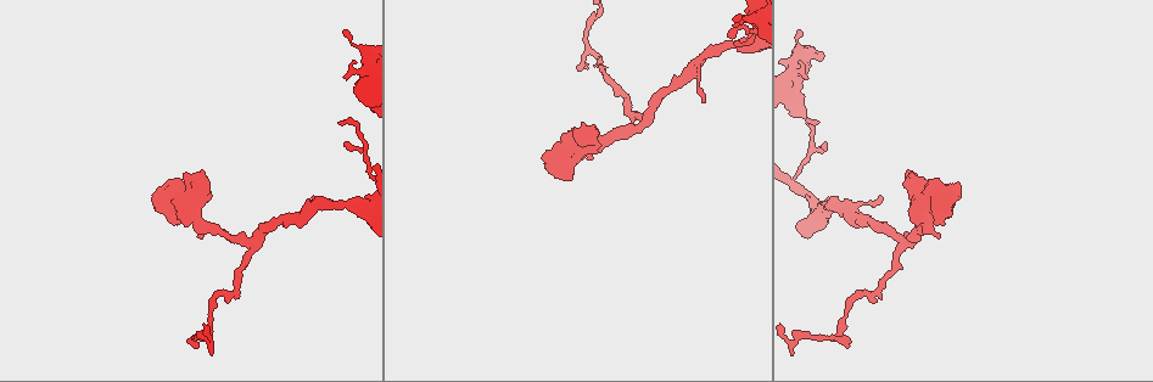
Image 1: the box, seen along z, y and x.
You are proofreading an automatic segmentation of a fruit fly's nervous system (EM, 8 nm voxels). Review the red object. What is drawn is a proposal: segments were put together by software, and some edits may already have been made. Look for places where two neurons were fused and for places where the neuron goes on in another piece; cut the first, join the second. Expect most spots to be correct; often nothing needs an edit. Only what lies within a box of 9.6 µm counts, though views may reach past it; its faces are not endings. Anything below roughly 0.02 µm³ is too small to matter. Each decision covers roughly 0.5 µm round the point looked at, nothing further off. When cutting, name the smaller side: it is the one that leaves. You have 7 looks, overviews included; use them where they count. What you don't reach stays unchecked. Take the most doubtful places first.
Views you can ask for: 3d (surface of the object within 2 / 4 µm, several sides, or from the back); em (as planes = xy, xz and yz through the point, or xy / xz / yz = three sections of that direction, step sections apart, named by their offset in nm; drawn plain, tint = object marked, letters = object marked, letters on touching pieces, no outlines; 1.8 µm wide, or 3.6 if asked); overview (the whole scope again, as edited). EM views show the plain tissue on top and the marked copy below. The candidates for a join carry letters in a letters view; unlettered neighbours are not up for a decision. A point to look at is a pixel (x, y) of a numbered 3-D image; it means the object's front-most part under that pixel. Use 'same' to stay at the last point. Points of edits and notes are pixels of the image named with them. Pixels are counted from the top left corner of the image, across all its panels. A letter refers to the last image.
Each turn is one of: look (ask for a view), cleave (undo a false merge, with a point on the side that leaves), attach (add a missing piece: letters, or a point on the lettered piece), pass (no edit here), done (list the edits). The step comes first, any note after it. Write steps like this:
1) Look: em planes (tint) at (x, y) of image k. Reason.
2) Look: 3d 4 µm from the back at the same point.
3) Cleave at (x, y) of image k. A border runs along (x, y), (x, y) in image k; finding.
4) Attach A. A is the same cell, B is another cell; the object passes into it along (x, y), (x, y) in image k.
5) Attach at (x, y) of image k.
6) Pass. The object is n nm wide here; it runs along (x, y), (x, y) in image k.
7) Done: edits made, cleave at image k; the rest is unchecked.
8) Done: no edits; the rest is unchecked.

Look: 3d 2 µm at (807, 76) of image 1.

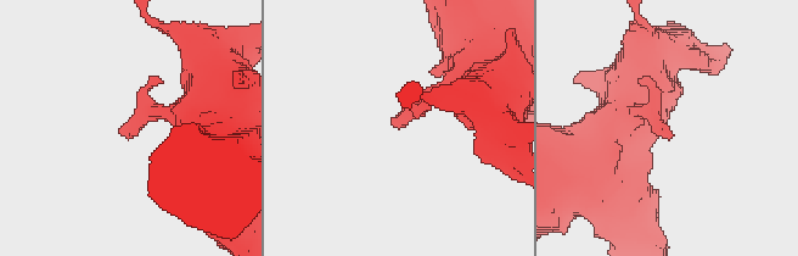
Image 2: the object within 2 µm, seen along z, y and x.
Look: em planes (letters) at (671, 131) of image 2. Now the EM.

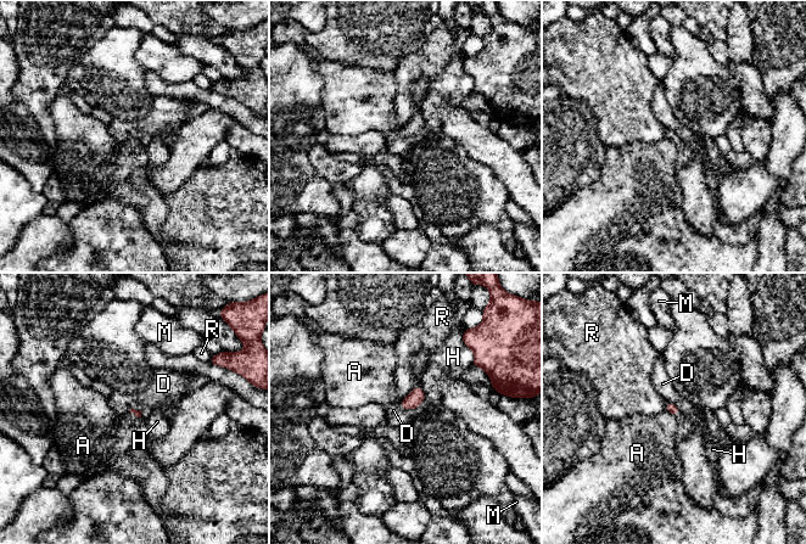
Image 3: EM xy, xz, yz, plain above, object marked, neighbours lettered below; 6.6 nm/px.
Pass. A, D, H, M and R are other cells; a border runs along (667, 401), (676, 407) in image 3; none of them fits.

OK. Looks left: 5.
Look: 3d 2 µm at (826, 210) of image 1. Three-way junction.

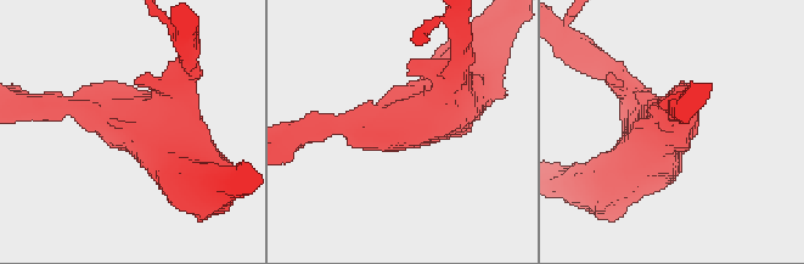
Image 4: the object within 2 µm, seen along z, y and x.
Look: em 3.6 µm planes (tint) at (368, 131) of image 4. 3 arms meet here; the arms are 220, 240, 440 nm wide; now the EM.

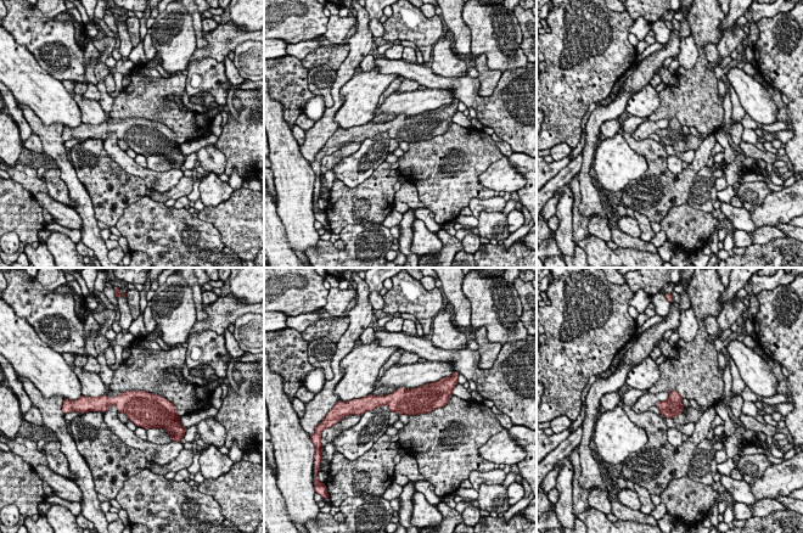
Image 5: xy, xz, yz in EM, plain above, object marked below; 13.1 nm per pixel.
Look: em 3.6 µm planes (letters) at the same point. What lies round it.

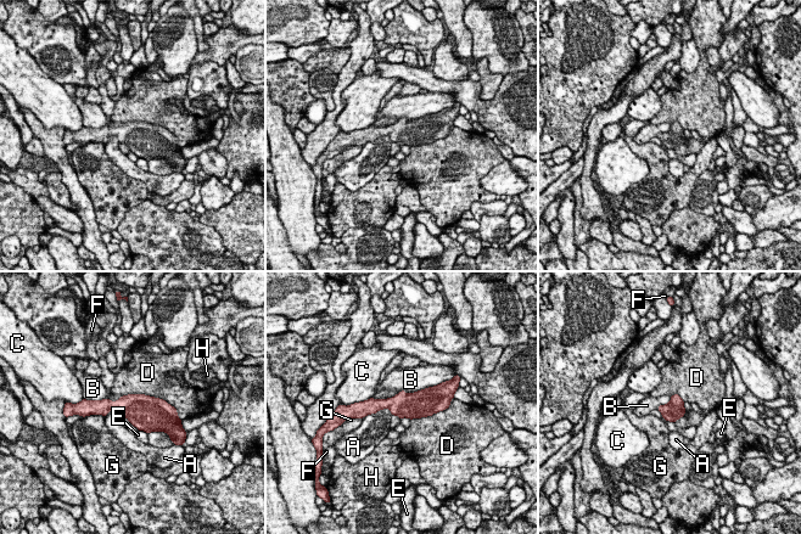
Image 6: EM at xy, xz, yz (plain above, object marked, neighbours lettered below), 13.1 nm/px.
Pass. The longest contact is with D, 650 nm; A, B, C, D, E, F, G and H are other cells; it runs along (367, 406), (397, 404), (437, 408) in image 6; one neuron here.

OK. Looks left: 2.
Look: 3d 4 µm at (198, 346) of image 1. An open end.

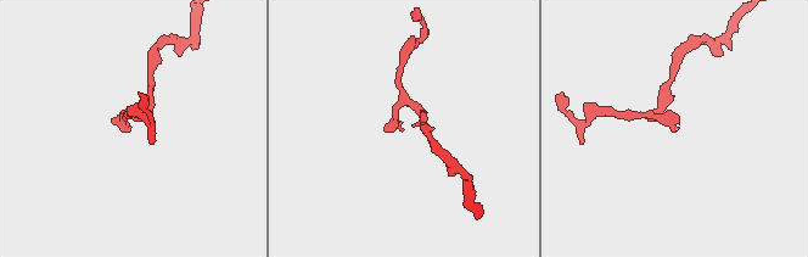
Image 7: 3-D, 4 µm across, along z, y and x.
Look: em planes (letters) at (402, 128) of image 7. Shape alone is not enough.

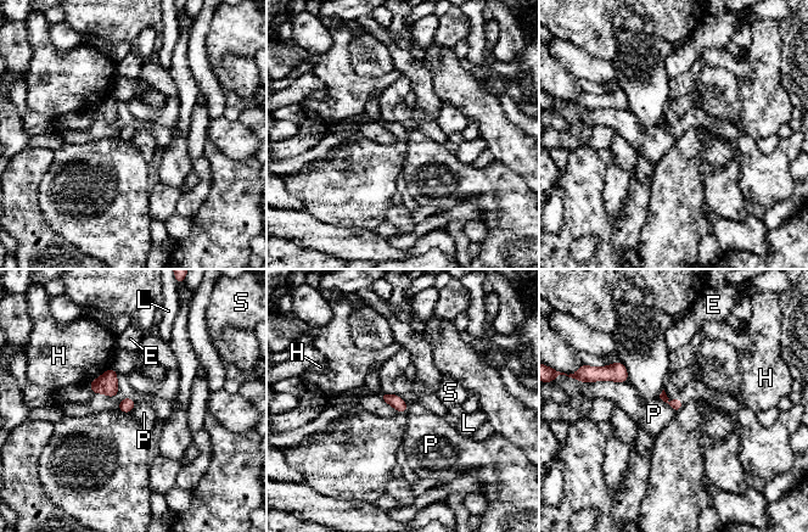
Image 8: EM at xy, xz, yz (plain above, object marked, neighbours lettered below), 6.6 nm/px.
Pass. The longest contact is with P, 200 nm; E, H, L, P and S are other cells; a border runs along (595, 380), (626, 382) in image 8; none of them fits.

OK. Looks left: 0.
Done: no edits; the rest is unchecked.

